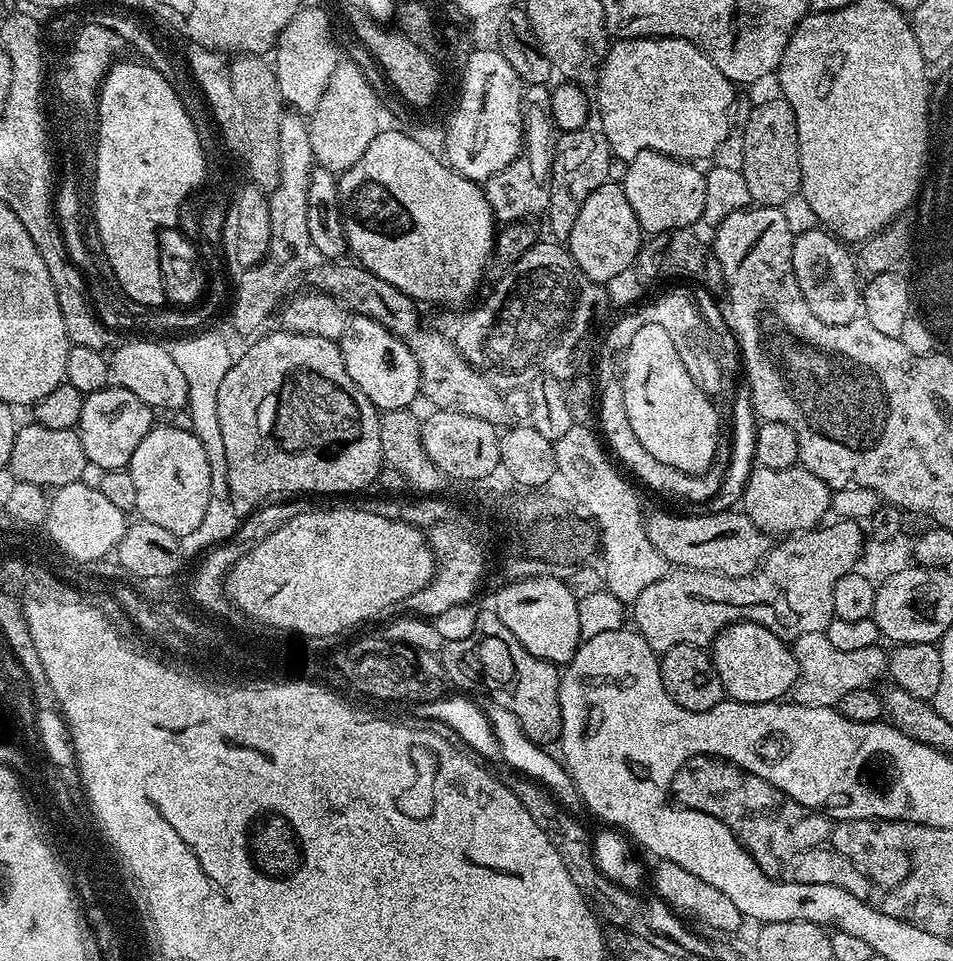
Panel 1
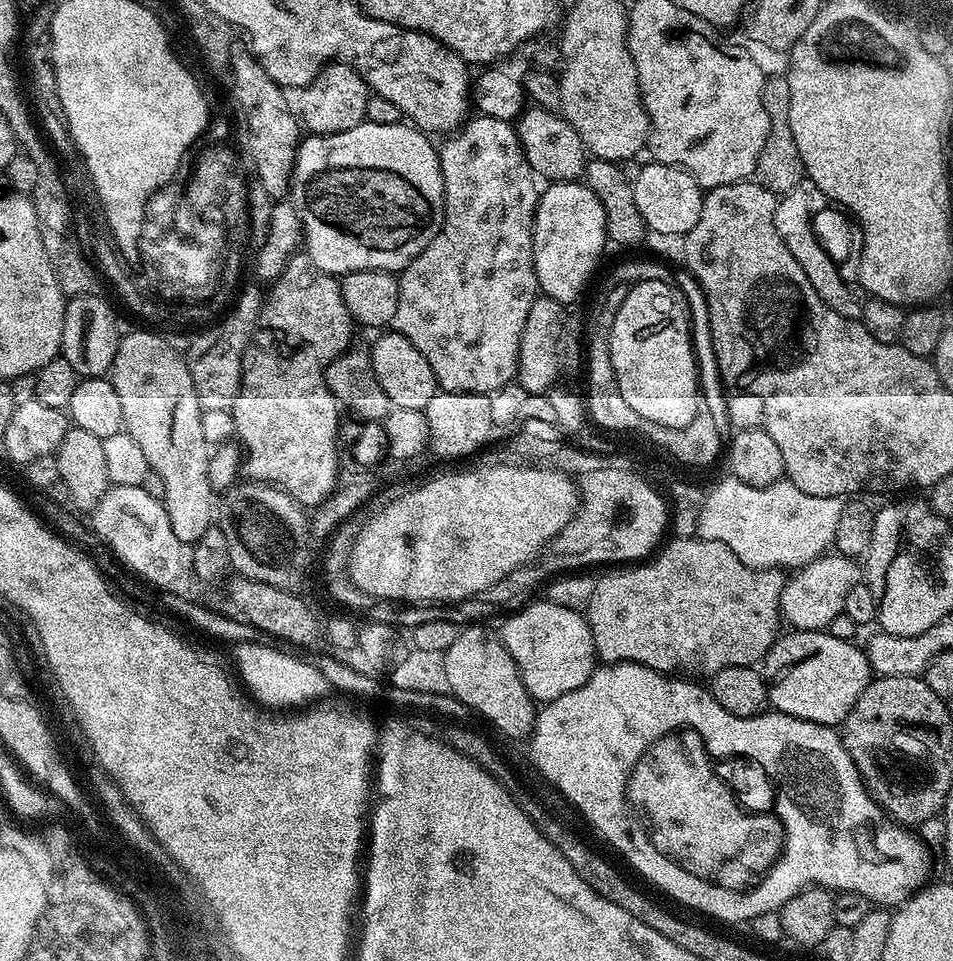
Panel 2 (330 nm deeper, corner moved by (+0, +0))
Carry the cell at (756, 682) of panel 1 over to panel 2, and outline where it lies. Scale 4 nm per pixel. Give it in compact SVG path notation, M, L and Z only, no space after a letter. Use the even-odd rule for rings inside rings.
M826 630L819 632L789 631L789 636L781 635L772 644L767 656L762 661L762 675L768 681L768 702L777 712L785 712L787 716L802 718L810 722L827 724L829 726L843 725L850 714L854 702L866 686L874 679L872 666L868 661L868 653L859 643L834 638Z

